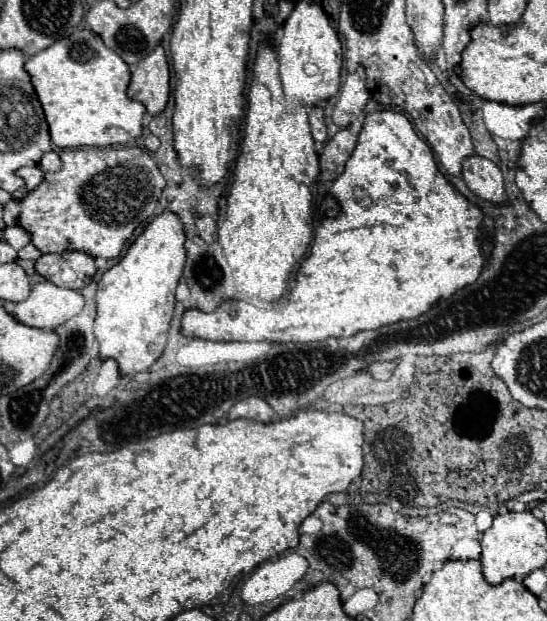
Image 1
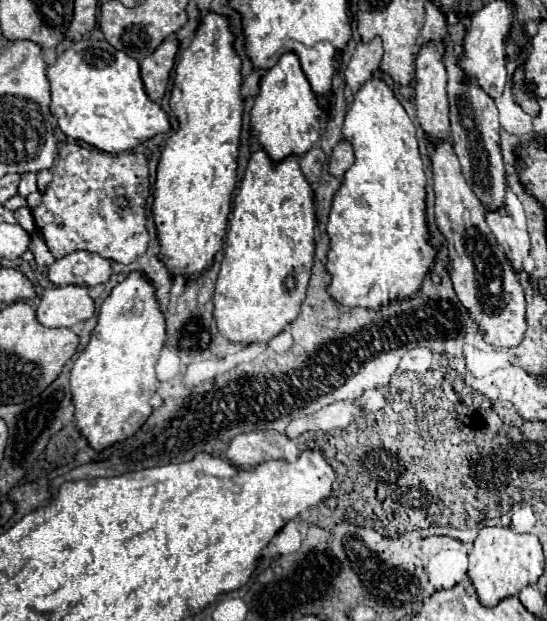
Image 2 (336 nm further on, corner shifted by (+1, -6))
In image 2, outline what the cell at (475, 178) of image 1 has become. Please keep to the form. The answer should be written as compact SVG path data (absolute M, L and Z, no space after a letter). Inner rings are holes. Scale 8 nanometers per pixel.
M502 210L488 212L486 214L486 222L488 222L492 234L496 236L500 248L508 256L512 268L520 270L522 262L524 262L524 258L528 256L528 250L530 250L530 236L528 236L528 232L520 232L514 226L512 218L508 214L502 214Z

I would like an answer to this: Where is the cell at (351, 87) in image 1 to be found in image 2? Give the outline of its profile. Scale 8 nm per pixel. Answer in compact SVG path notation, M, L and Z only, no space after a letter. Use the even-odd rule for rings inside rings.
M374 38L368 44L358 44L356 52L350 60L350 64L346 66L346 88L350 92L358 92L368 80L372 80L374 72L380 66L384 48L382 48L382 40Z

